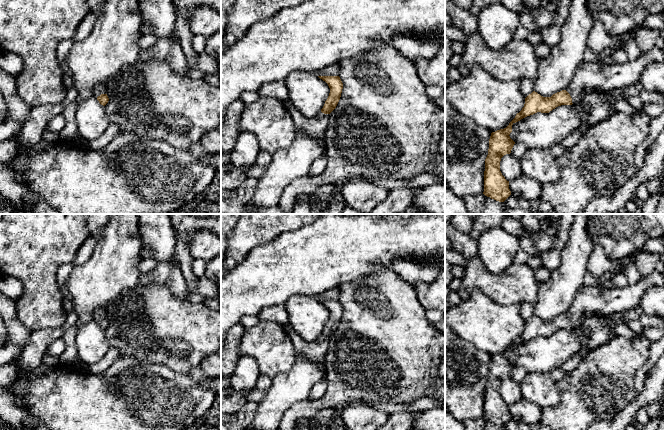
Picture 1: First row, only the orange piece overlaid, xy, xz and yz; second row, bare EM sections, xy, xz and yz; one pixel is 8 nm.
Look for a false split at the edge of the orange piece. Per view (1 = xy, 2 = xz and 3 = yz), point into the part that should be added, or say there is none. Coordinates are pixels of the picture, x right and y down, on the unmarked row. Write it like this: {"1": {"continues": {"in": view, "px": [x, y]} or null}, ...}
{"1": {"continues": {"in": "xy", "px": [100, 313]}}, "2": {"continues": {"in": "xz", "px": [315, 351]}}, "3": {"continues": {"in": "yz", "px": [601, 300]}}}

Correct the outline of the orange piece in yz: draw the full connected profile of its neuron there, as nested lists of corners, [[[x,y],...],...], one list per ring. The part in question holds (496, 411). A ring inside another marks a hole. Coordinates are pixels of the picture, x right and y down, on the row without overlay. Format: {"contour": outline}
{"contour": [[[654,270],[647,277],[641,277],[634,285],[623,288],[598,286],[582,286],[574,297],[569,310],[551,321],[543,321],[533,315],[525,322],[522,334],[504,352],[491,357],[488,379],[485,383],[484,416],[491,423],[504,426],[510,419],[509,405],[500,395],[501,382],[510,378],[515,366],[510,362],[512,349],[521,343],[537,336],[549,337],[561,329],[578,327],[588,314],[610,316],[637,308],[645,290],[650,285],[664,286],[664,274]]]}

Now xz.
{"contour": [[[339,300],[318,301],[328,308],[330,317],[323,332],[315,341],[304,341],[288,324],[281,325],[281,327],[290,337],[295,349],[295,354],[302,355],[308,358],[311,362],[319,365],[324,373],[325,356],[328,351],[331,336],[336,332],[340,324],[343,307]]]}

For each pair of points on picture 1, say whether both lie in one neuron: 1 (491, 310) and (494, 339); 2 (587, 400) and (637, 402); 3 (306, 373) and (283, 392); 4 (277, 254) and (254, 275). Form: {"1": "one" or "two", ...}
{"1": "one", "2": "two", "3": "one", "4": "one"}

